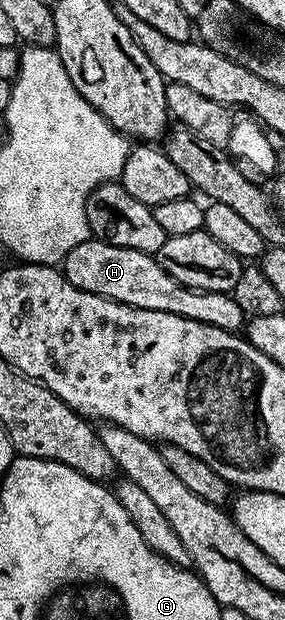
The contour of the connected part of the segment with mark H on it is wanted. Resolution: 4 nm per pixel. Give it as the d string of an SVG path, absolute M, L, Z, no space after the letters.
M100 240L84 242L67 252L63 273L67 281L75 284L75 288L100 298L110 298L113 302L121 302L124 306L171 312L175 316L199 320L215 328L234 332L240 331L247 322L247 315L229 294L187 288L179 284L179 280L167 276L154 255L131 248L119 248Z

